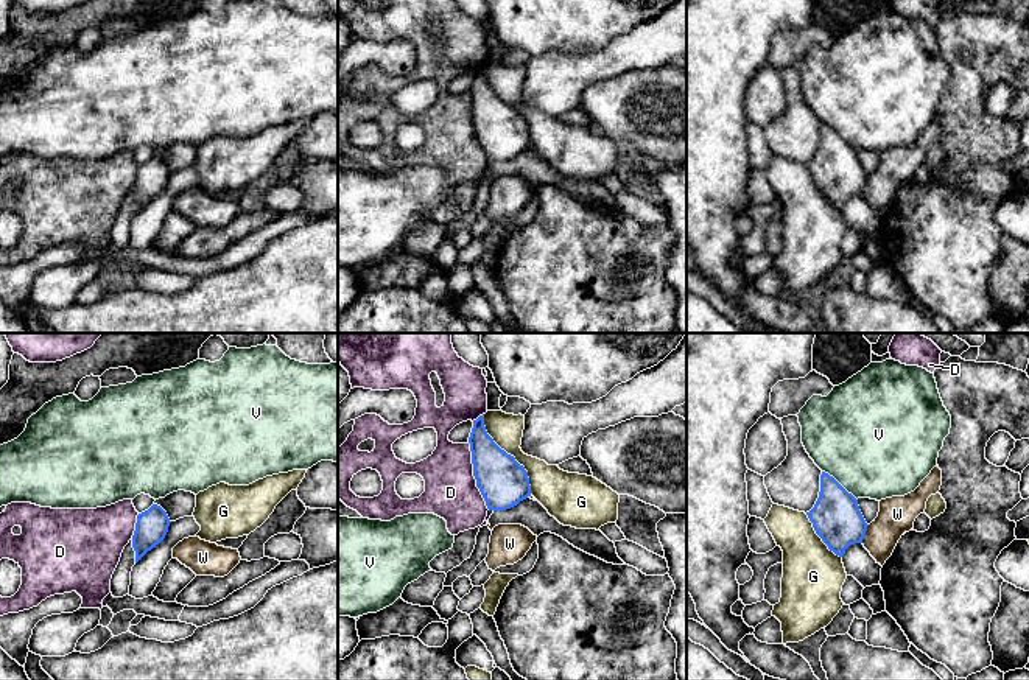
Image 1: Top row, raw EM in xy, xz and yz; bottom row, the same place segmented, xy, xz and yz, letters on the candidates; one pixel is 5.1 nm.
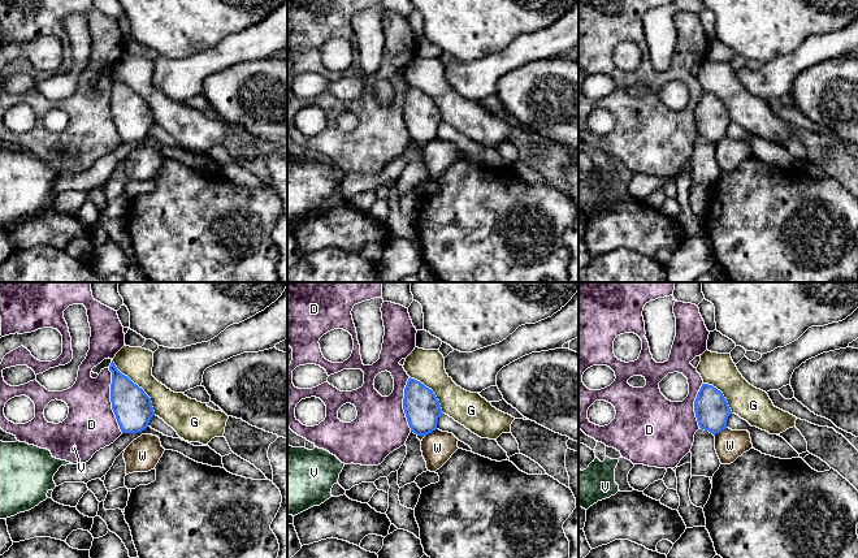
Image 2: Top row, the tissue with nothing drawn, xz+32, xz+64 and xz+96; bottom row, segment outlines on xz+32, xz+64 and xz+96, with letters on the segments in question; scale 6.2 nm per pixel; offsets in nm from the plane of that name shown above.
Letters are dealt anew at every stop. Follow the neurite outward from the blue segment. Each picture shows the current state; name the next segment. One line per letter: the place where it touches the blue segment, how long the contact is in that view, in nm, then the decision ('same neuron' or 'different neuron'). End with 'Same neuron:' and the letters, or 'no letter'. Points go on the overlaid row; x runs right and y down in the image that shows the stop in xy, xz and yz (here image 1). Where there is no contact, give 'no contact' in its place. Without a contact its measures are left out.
D: contact xz (474, 475); length 360 nm; different neuron
G: contact xz (509, 455); length 480 nm; different neuron
V: contact yz (838, 483); length 240 nm; different neuron
W: contact yz (864, 534); length 100 nm; different neuron
Same neuron: no letter

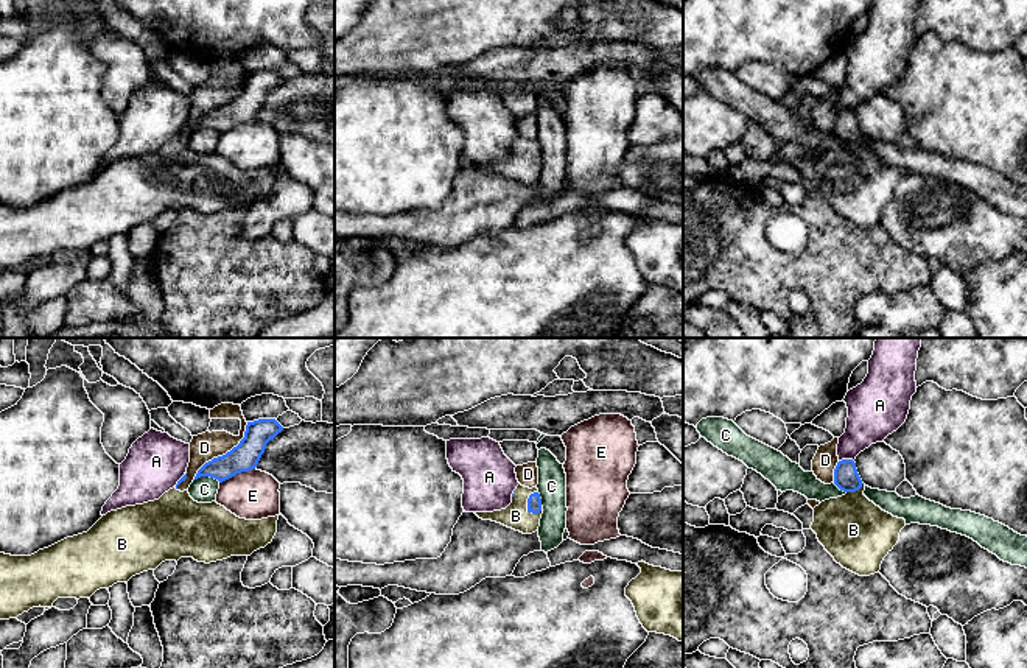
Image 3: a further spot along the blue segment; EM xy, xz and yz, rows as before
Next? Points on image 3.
A: contact yz (845, 460); length 80 nm; different neuron
B: contact xz (528, 502); length 130 nm; same neuron
C: contact xy (207, 475); length 140 nm; different neuron
D: contact xy (223, 455); length 420 nm; different neuron
E: contact xy (237, 472); length 200 nm; different neuron
Same neuron: B

